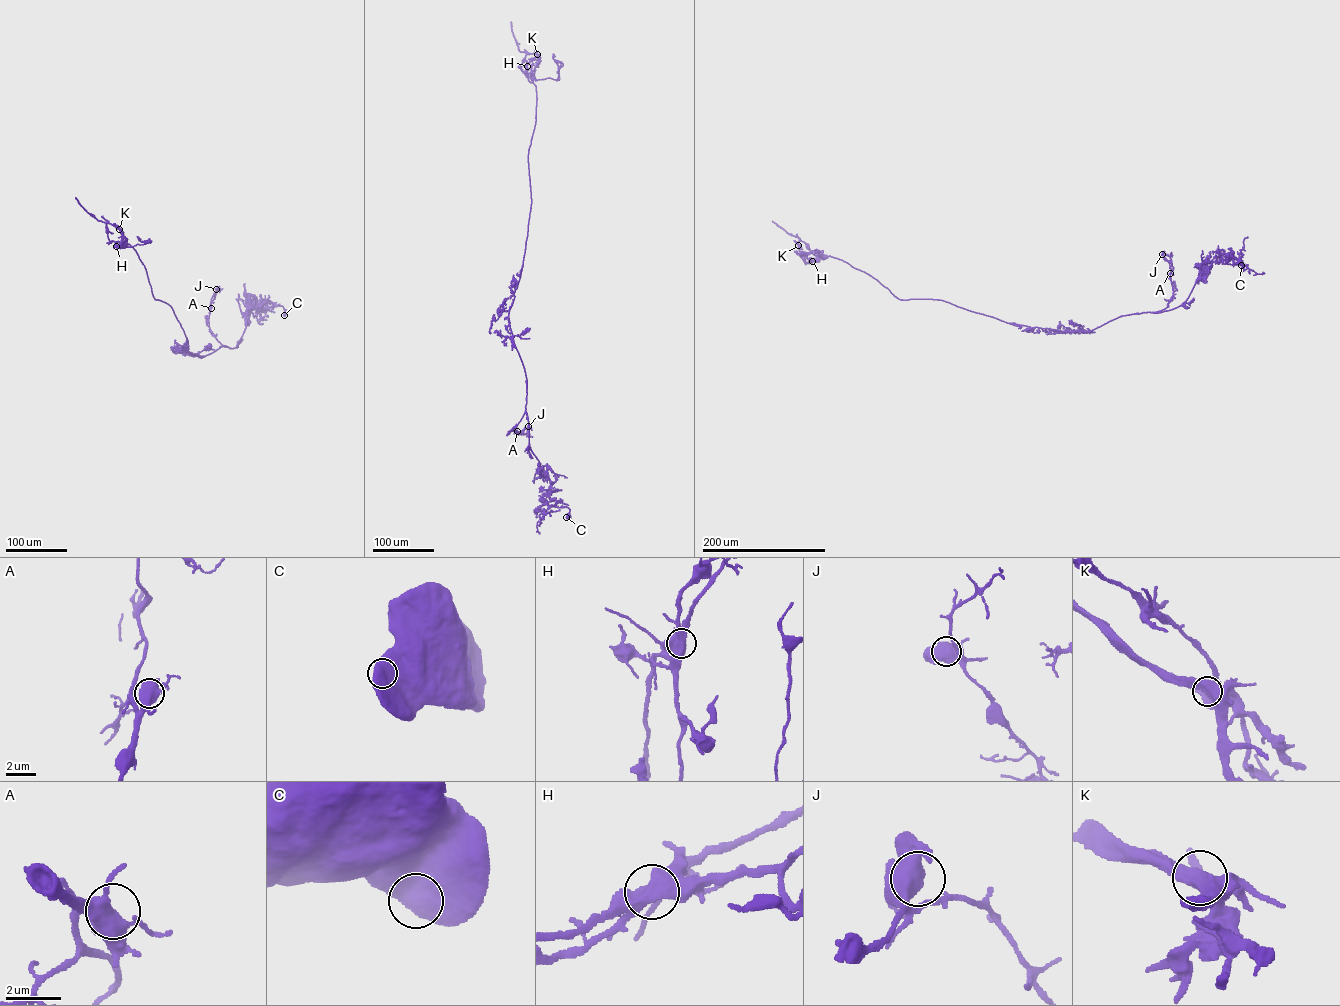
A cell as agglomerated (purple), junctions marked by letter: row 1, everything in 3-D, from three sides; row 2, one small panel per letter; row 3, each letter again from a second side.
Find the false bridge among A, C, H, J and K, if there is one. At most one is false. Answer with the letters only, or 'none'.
H

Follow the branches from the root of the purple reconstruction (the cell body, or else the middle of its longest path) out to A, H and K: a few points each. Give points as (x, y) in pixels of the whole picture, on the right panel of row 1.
A: (1239, 262), (1233, 251), (1218, 263), (1196, 265), (1198, 281), (1186, 301), (1151, 312), (1168, 306), (1170, 273)
H: (1239, 262), (1233, 251), (1196, 265), (1174, 308), (1068, 332), (900, 299), (841, 260), (812, 261)
K: (1239, 262), (1233, 251), (1196, 265), (1174, 308), (1068, 332), (900, 299), (798, 245)

